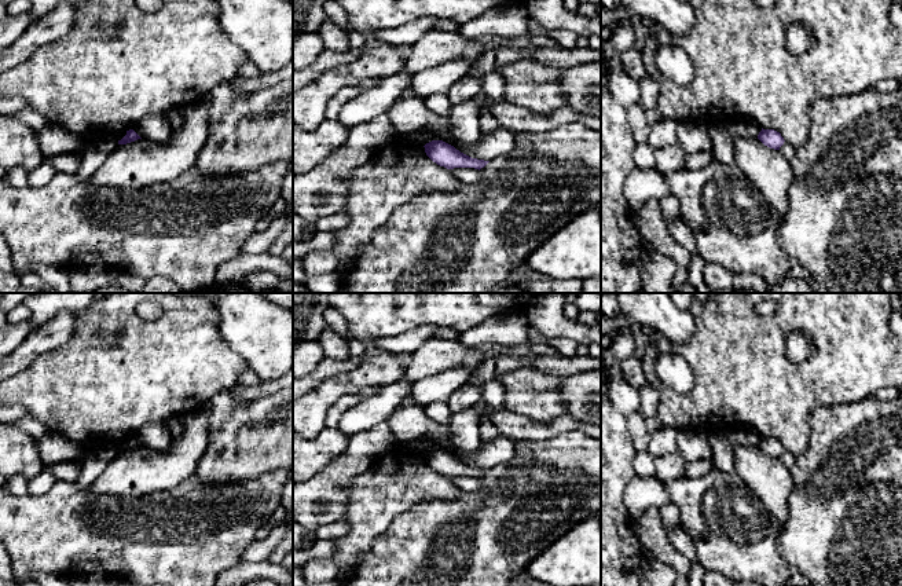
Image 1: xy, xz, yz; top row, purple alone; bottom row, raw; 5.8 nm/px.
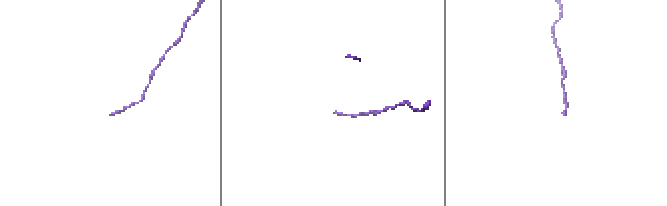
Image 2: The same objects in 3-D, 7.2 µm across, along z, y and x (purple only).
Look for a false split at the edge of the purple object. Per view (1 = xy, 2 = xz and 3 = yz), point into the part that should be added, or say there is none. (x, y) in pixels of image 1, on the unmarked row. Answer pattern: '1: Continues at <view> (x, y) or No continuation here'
1: No continuation here
2: No continuation here
3: No continuation here

